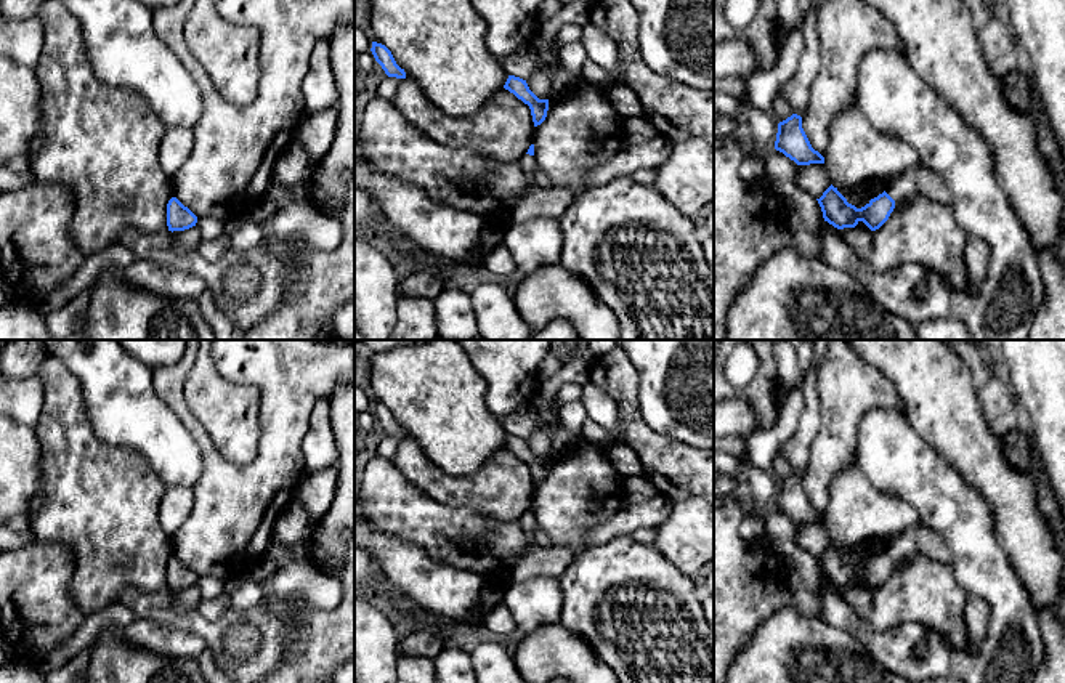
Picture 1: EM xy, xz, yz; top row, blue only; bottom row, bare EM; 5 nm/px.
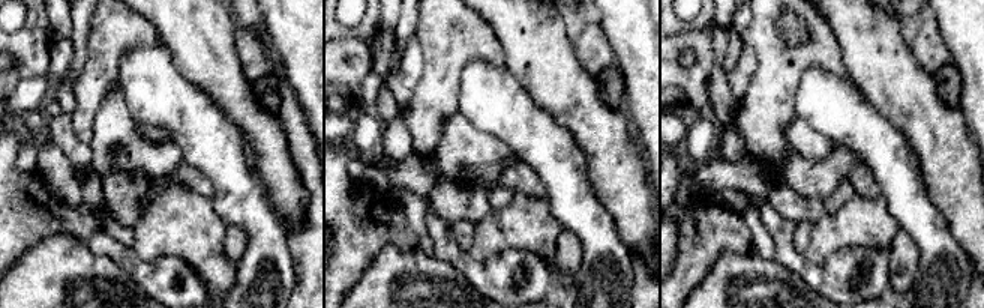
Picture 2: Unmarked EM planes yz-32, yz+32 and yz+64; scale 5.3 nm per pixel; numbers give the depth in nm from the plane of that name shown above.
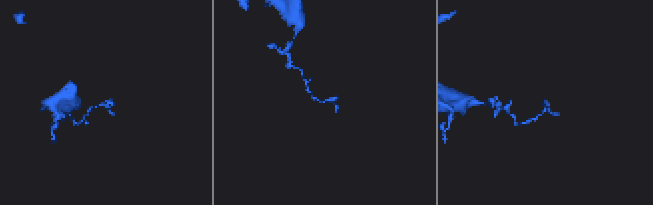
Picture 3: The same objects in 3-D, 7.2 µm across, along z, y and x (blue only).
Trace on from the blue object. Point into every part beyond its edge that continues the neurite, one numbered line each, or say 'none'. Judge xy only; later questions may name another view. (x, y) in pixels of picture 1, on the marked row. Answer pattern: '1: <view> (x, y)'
none

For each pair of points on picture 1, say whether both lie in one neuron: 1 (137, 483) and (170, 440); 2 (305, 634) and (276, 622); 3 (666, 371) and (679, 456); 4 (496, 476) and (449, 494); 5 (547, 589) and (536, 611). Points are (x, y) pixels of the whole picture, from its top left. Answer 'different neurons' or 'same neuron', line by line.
1: different neurons
2: different neurons
3: different neurons
4: same neuron
5: same neuron

